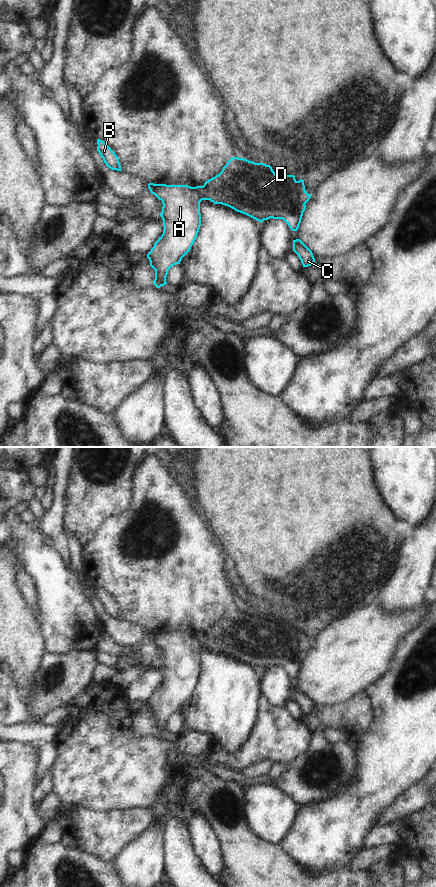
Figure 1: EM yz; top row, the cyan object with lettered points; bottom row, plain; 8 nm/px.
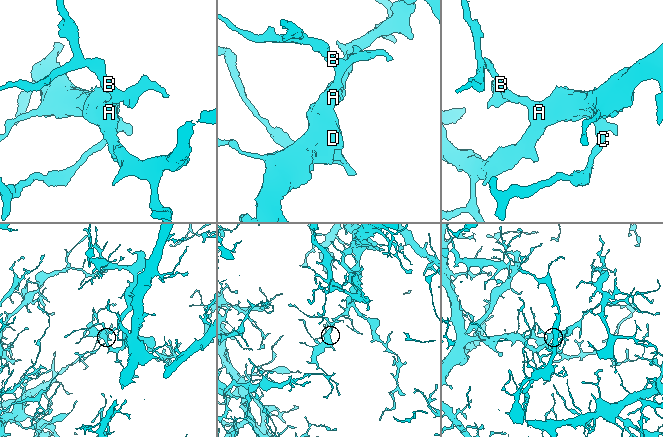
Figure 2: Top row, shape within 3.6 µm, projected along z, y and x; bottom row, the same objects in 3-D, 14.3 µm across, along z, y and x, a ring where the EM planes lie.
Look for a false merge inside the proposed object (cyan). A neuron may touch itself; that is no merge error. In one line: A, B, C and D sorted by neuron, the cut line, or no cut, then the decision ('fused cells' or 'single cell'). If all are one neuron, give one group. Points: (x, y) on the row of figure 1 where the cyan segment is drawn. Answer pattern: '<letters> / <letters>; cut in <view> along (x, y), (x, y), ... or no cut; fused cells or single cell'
A B C D; no cut; single cell

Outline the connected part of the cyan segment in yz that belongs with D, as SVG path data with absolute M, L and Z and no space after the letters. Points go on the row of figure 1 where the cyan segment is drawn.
M238 157L228 160L222 171L206 181L203 186L149 183L148 188L163 204L160 214L164 226L163 234L147 254L150 266L155 270L153 284L157 288L167 284L169 269L180 264L194 244L201 226L202 200L228 206L261 223L270 218L283 219L292 231L297 231L306 209L305 204L312 196L306 192L304 180L297 181L294 175L276 175L270 165Z

